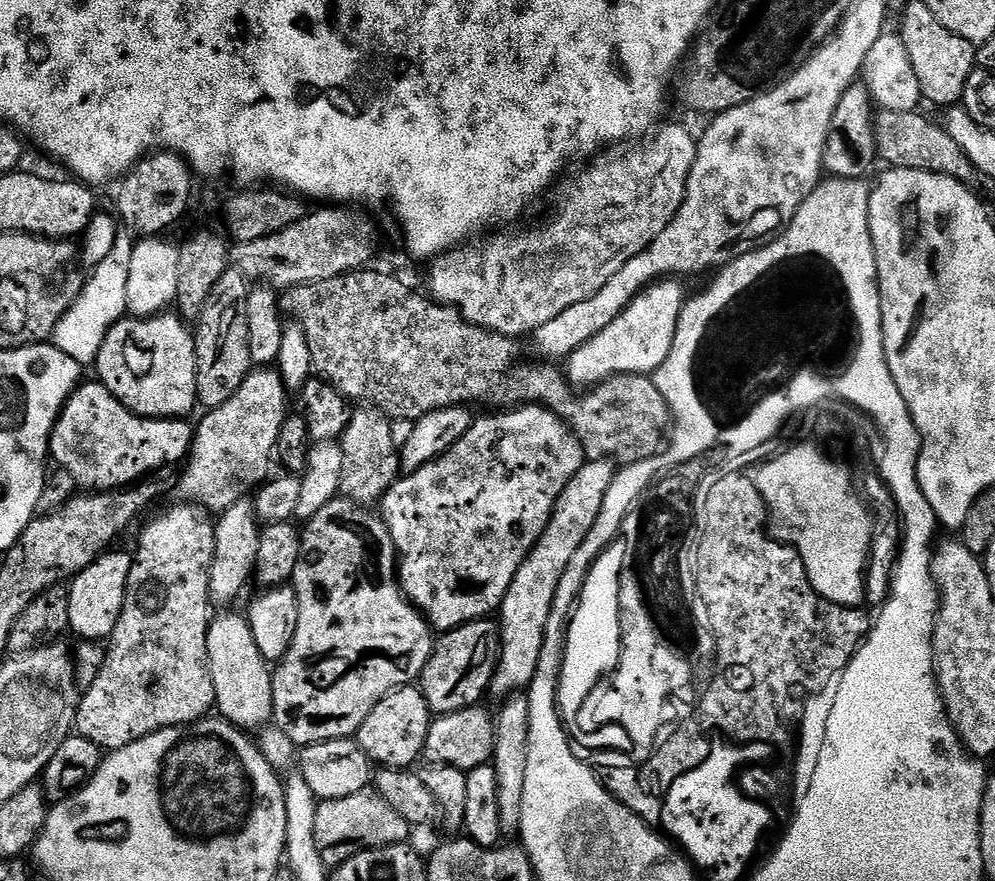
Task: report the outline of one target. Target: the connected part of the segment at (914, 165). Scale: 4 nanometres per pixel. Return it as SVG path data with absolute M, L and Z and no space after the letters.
M880 110L874 116L872 134L876 137L876 155L885 160L888 168L905 168L906 170L926 170L954 178L958 182L972 186L978 180L976 168L966 158L966 152L950 138L943 123L927 120L923 111L902 113L895 110Z

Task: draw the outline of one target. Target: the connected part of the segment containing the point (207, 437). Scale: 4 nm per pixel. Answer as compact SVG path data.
M257 367L250 371L229 400L222 402L217 408L205 411L200 425L195 425L192 450L182 468L184 477L180 480L180 492L184 496L181 497L213 513L221 514L253 490L259 489L269 479L268 463L274 460L278 434L282 430L285 418L290 414L288 397L290 392L285 388L283 379L275 367Z

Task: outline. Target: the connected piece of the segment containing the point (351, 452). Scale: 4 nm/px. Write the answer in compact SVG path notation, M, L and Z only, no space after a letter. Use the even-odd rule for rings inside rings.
M360 406L353 411L347 430L340 439L343 462L339 493L345 499L364 507L373 507L395 484L400 474L401 465L398 440L394 438L392 427L394 427L393 421L379 408ZM350 484L353 484L352 488L349 488Z

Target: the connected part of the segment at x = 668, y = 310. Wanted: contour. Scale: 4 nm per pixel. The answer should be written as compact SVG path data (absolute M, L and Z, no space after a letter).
M665 278L645 288L640 295L632 299L630 306L626 306L626 310L622 310L622 314L618 314L618 318L614 318L614 322L610 322L610 326L606 326L606 330L602 330L602 334L594 334L594 338L590 338L590 342L578 346L578 350L574 350L574 354L566 357L568 383L577 389L584 390L589 386L603 384L609 376L617 374L634 376L655 373L656 369L662 366L662 362L666 362L666 358L670 354L680 311L683 310L686 303L684 288L680 284L683 283L679 279Z

